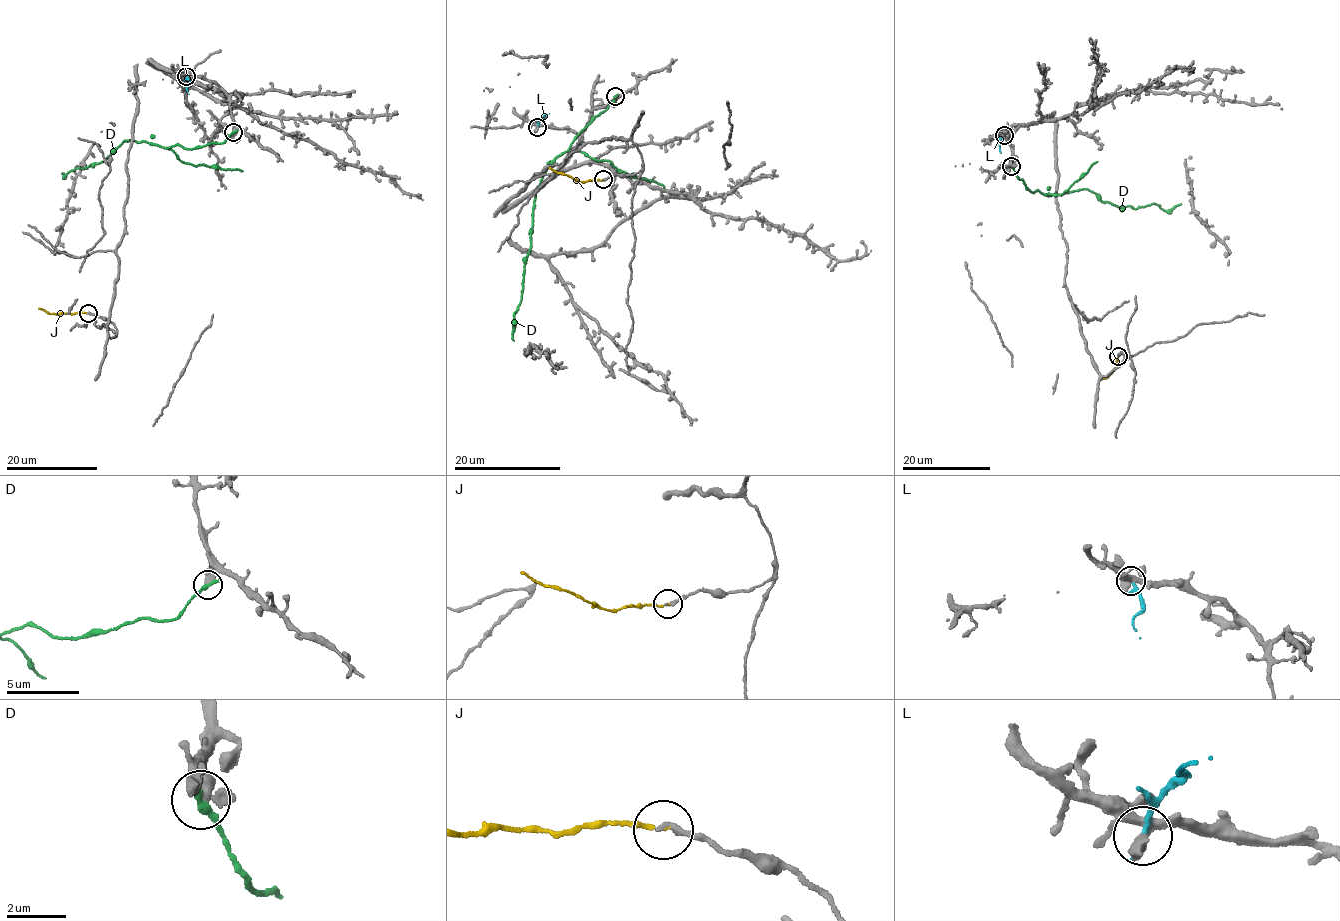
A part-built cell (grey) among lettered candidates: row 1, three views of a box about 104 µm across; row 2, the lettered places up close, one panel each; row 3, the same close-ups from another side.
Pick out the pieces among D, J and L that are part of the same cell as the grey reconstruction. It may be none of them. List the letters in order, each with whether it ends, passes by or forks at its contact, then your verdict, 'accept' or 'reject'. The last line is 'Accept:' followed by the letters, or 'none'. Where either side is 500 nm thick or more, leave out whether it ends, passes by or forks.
D: it ends there; reject
J: it ends there; accept
L: it ends there; reject
Accept: J

